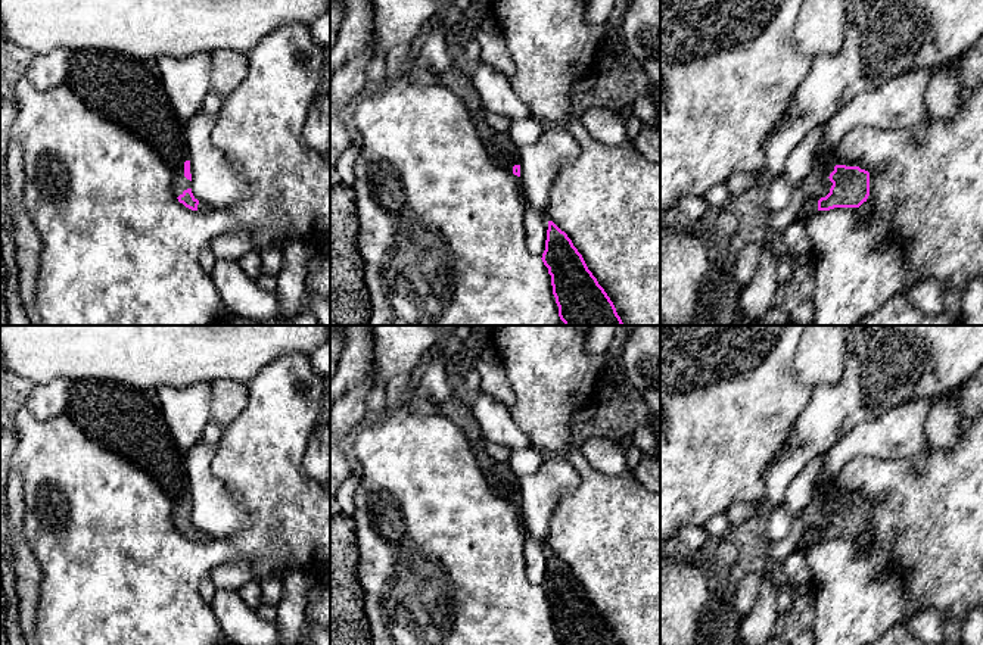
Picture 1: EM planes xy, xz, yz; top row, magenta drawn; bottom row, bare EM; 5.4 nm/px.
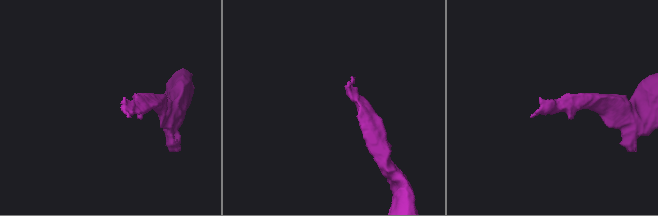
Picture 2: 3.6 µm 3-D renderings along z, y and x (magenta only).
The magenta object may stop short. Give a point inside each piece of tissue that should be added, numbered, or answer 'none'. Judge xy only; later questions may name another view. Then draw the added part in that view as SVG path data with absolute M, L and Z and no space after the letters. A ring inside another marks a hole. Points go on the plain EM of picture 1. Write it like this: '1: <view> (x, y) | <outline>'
1: xy (127, 421) | M77 380L68 389L65 414L90 439L141 468L171 498L175 527L190 518L184 492L190 490L184 470L184 454L178 449L162 417L156 390L137 390L106 380Z

